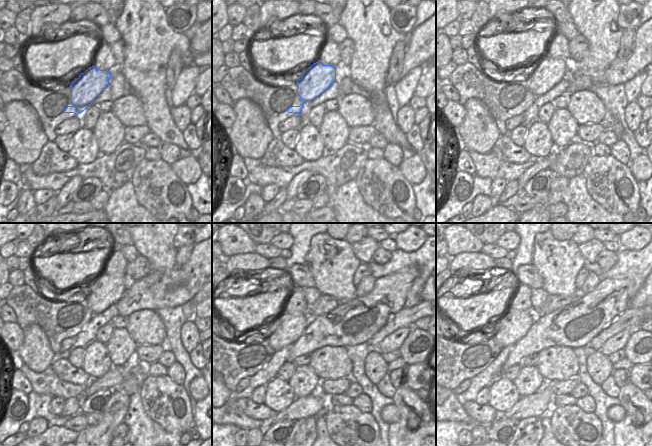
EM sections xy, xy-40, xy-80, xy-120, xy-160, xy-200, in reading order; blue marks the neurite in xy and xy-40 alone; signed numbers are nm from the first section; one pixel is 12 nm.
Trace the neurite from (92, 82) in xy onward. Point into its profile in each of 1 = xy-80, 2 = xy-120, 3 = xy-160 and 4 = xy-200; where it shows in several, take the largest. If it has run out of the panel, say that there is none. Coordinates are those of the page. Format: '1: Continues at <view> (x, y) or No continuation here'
1: Continues at xy-80 (542, 78)
2: Continues at xy-120 (98, 300)
3: Continues at xy-160 (292, 326)
4: Continues at xy-200 (515, 324).

